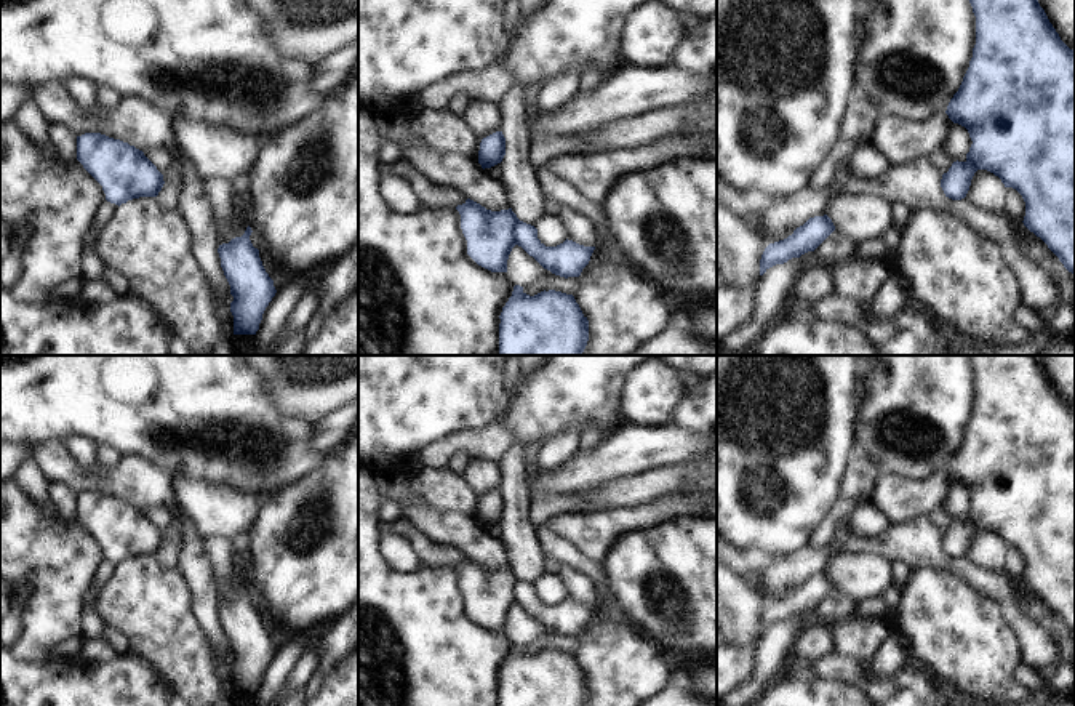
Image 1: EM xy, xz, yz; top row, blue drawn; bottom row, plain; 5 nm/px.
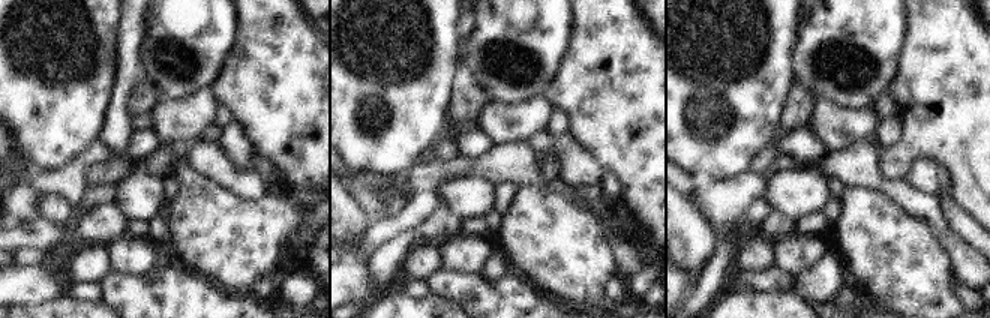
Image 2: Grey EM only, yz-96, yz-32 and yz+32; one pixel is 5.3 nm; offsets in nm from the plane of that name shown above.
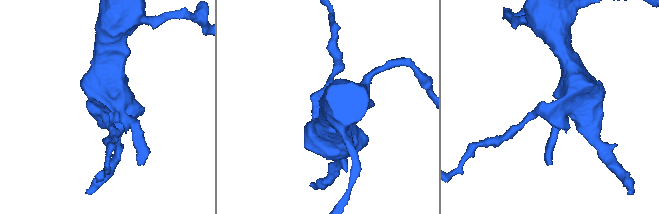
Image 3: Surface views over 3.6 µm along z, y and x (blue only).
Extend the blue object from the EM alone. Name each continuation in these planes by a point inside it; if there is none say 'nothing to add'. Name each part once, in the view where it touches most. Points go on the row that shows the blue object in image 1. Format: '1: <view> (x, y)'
nothing to add

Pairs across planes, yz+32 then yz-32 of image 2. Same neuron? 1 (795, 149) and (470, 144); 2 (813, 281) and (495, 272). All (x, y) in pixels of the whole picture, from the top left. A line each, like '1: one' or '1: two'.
1: one
2: one

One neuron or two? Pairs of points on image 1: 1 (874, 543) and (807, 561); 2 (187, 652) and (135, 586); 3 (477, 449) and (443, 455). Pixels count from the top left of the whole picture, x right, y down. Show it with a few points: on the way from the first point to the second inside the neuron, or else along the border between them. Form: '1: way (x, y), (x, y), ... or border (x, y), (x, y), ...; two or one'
1: way (858, 545), (834, 548), (823, 556); one
2: way (171, 636), (159, 623), (154, 609), (147, 602); one
3: way (469, 447), (451, 447); one

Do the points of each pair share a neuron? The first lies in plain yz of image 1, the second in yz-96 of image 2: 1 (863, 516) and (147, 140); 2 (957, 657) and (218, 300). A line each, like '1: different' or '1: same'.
1: same
2: different

